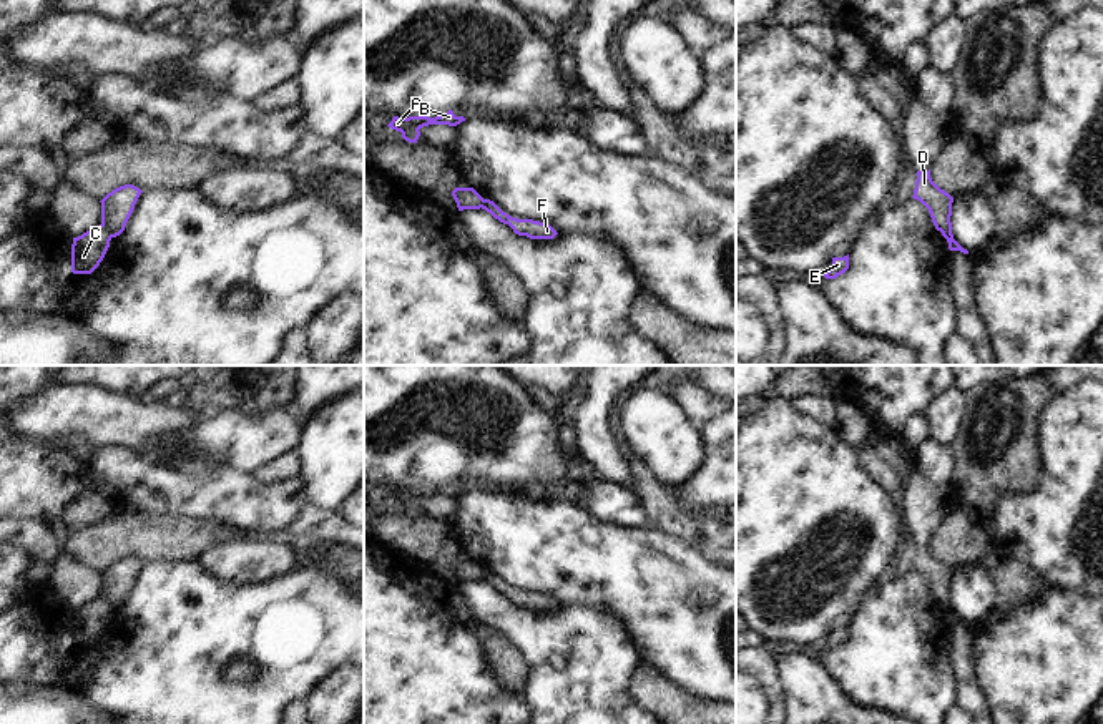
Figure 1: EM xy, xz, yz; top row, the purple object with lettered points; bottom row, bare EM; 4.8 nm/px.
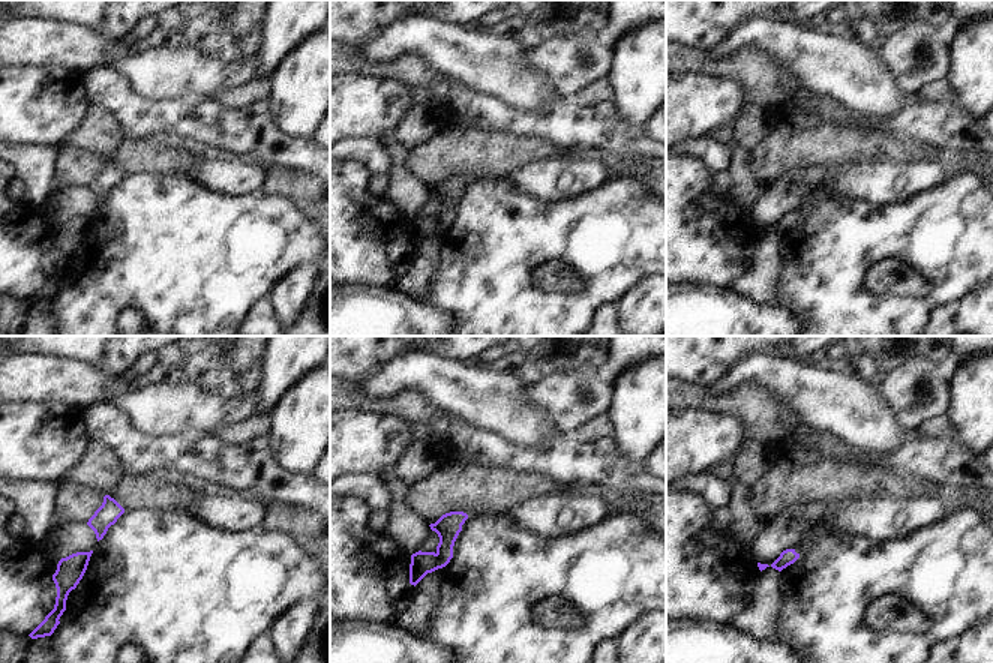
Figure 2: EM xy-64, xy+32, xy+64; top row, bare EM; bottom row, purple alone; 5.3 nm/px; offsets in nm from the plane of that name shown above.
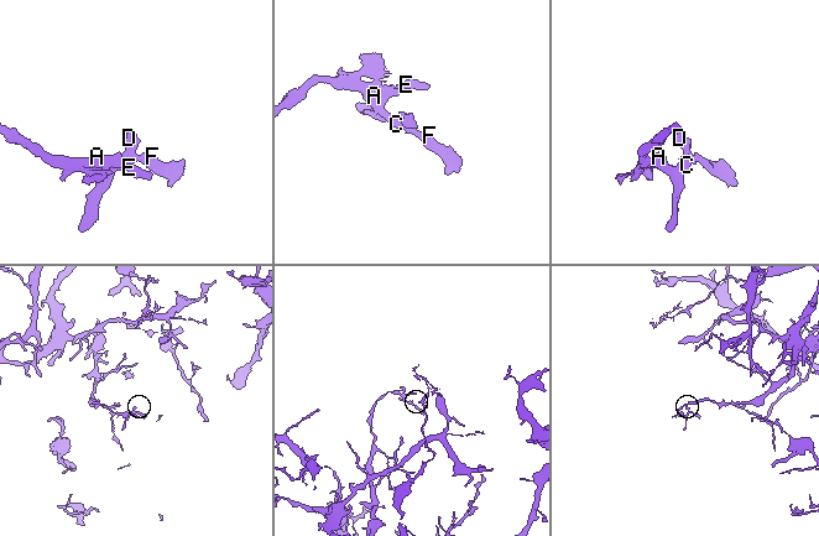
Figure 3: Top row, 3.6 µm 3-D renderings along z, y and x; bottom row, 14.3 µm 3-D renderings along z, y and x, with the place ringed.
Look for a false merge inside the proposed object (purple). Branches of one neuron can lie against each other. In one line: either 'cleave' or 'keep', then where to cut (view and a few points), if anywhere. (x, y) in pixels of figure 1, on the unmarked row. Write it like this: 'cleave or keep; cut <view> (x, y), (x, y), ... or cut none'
cleave; cut xy (100, 596), (112, 608)

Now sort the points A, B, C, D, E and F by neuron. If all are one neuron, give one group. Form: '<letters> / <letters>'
A B C E / D F

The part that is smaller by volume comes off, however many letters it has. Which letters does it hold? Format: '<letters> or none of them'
D, F

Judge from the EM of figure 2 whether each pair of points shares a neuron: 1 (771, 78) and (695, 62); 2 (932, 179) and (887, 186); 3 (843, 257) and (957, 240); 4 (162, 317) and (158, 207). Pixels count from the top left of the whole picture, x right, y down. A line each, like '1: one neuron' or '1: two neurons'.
1: one neuron
2: one neuron
3: one neuron
4: one neuron

